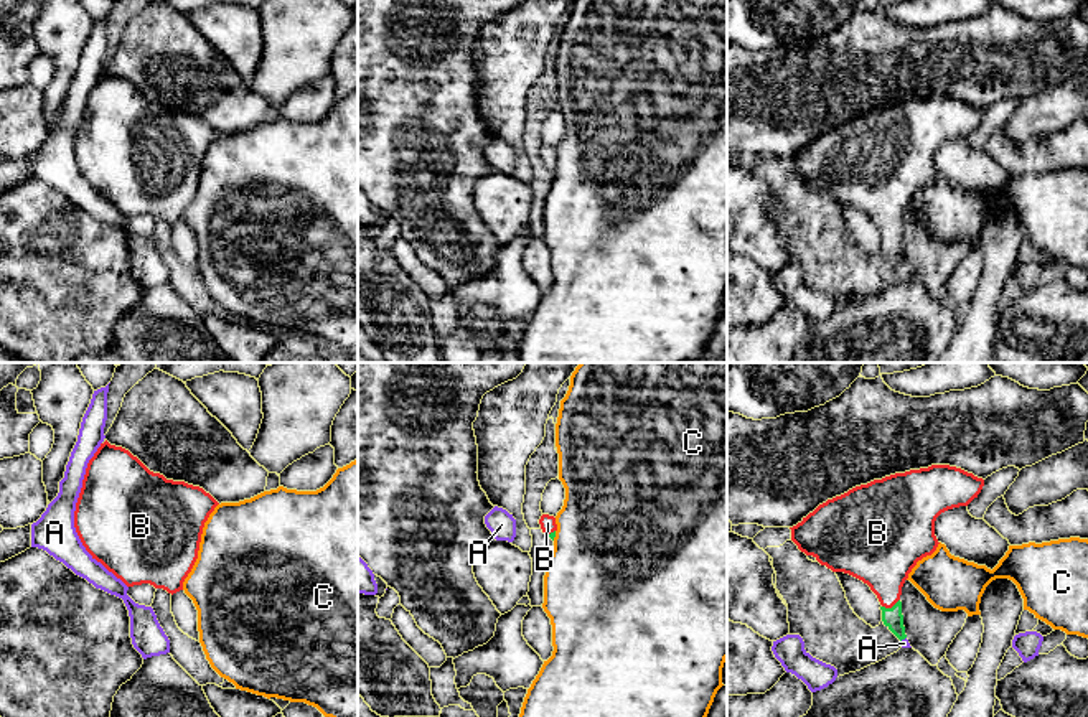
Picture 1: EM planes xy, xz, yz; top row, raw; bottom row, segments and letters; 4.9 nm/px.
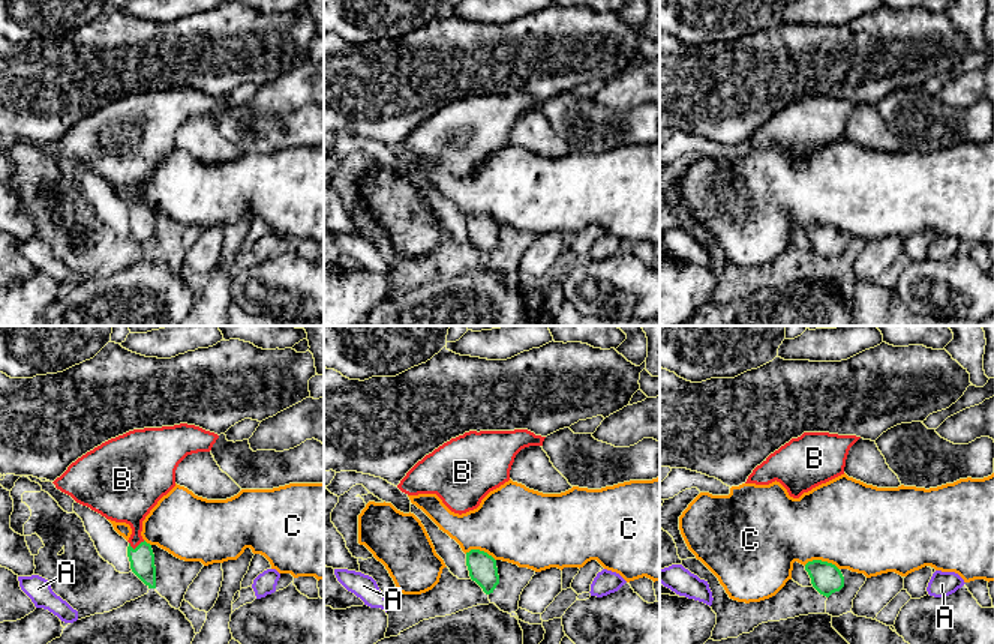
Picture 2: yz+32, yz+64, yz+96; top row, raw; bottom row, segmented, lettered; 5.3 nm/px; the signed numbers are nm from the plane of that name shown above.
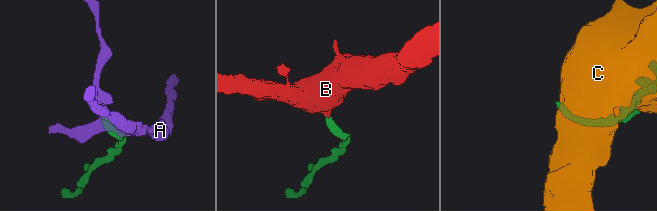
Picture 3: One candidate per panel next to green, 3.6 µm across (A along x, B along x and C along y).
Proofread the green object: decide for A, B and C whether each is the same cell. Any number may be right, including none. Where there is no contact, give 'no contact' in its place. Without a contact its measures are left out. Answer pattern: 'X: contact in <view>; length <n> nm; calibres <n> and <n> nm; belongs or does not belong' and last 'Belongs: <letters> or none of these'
A: contact in yz; length 40 nm; calibres 100 and 40 nm; does not belong
B: contact in yz; length 100 nm; calibres 100 and 300 nm; belongs
C: contact in xz; length 50 nm; calibres 30 and 500 nm; does not belong
Belongs: B

